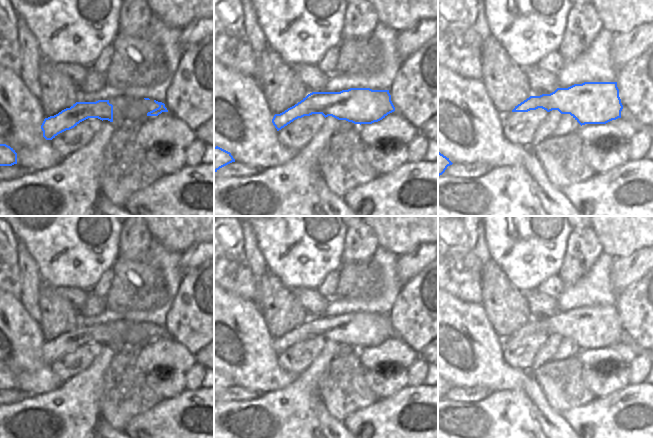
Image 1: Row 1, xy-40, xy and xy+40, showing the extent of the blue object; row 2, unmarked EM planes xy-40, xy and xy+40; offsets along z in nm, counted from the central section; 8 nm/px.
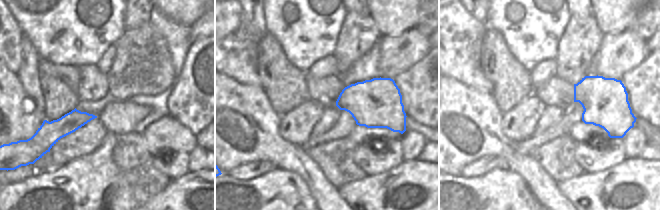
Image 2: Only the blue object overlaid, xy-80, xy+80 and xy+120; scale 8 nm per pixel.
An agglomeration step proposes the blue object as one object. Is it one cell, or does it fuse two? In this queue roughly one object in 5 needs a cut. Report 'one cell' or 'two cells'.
one cell

